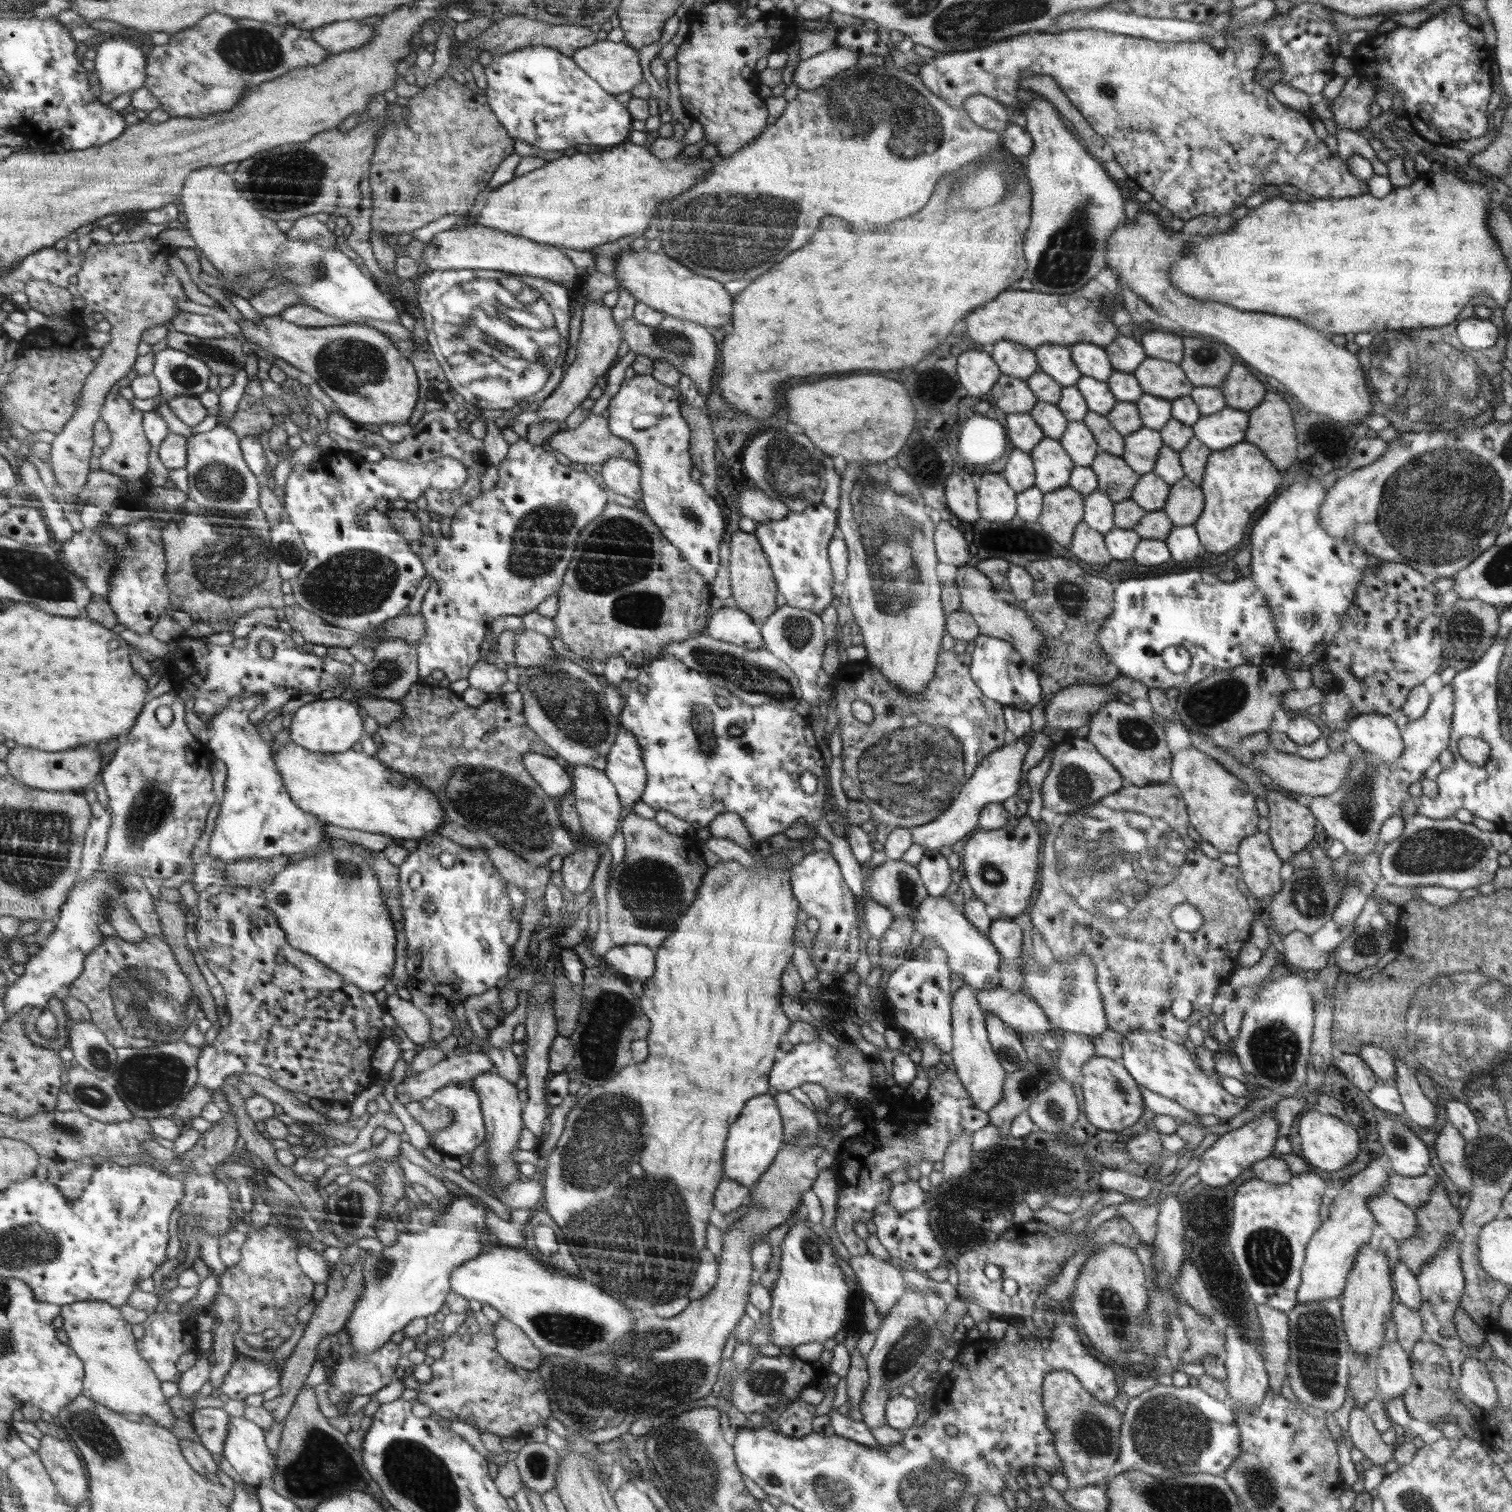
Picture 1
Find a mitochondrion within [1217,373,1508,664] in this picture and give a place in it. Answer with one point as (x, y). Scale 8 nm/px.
(1437, 507)

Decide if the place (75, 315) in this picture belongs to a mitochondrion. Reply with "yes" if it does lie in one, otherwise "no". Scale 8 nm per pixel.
no

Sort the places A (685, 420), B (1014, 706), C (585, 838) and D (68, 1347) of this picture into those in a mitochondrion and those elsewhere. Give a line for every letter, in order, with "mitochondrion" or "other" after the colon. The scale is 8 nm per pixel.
A: other
B: other
C: other
D: other

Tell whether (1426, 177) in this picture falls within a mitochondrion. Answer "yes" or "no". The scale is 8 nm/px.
no

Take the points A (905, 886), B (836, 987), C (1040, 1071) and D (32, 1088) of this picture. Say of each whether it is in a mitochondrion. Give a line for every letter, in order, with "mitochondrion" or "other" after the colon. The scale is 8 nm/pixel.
A: mitochondrion
B: other
C: mitochondrion
D: other

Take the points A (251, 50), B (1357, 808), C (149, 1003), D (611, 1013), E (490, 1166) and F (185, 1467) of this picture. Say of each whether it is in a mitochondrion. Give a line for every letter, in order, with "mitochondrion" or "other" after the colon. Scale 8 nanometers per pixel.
A: mitochondrion
B: mitochondrion
C: mitochondrion
D: mitochondrion
E: other
F: other

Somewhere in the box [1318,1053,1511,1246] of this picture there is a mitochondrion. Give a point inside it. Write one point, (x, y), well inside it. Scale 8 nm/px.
(1473, 1090)

